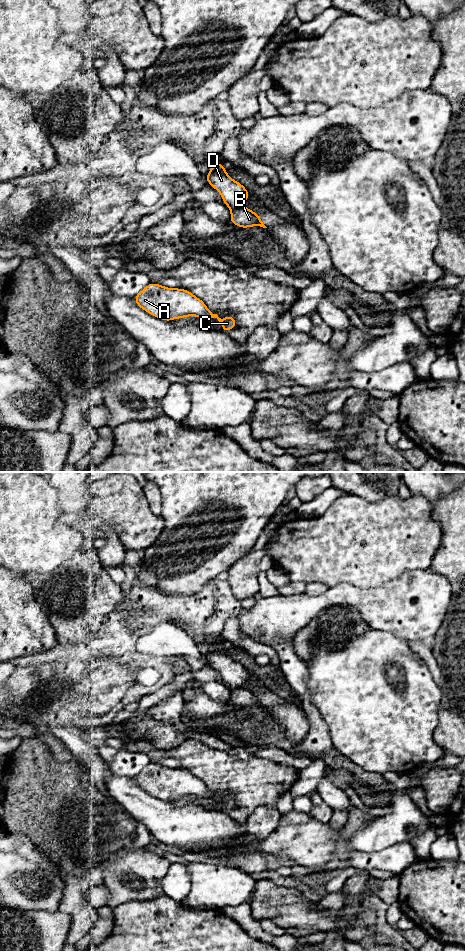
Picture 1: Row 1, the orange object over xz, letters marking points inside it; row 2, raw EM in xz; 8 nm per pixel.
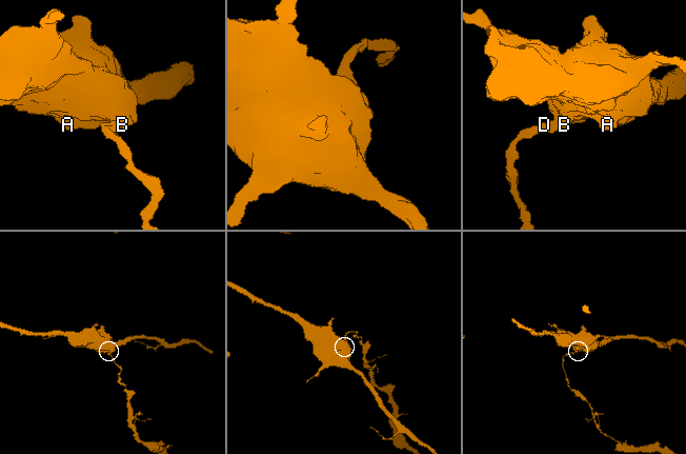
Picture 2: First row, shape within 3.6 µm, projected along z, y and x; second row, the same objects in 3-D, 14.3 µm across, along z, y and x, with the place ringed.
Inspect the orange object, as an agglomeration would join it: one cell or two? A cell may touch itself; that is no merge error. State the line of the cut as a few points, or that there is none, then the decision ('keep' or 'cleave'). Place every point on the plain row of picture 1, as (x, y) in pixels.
xz (242, 686), (231, 690) | cleave

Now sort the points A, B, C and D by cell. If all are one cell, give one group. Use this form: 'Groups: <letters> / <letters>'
Groups: A B C / D

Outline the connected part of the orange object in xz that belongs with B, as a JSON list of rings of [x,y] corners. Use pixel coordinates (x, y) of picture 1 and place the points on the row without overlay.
[[[238,687],[231,690],[230,701],[241,708],[260,706],[267,708],[262,699],[253,691],[244,687]]]

